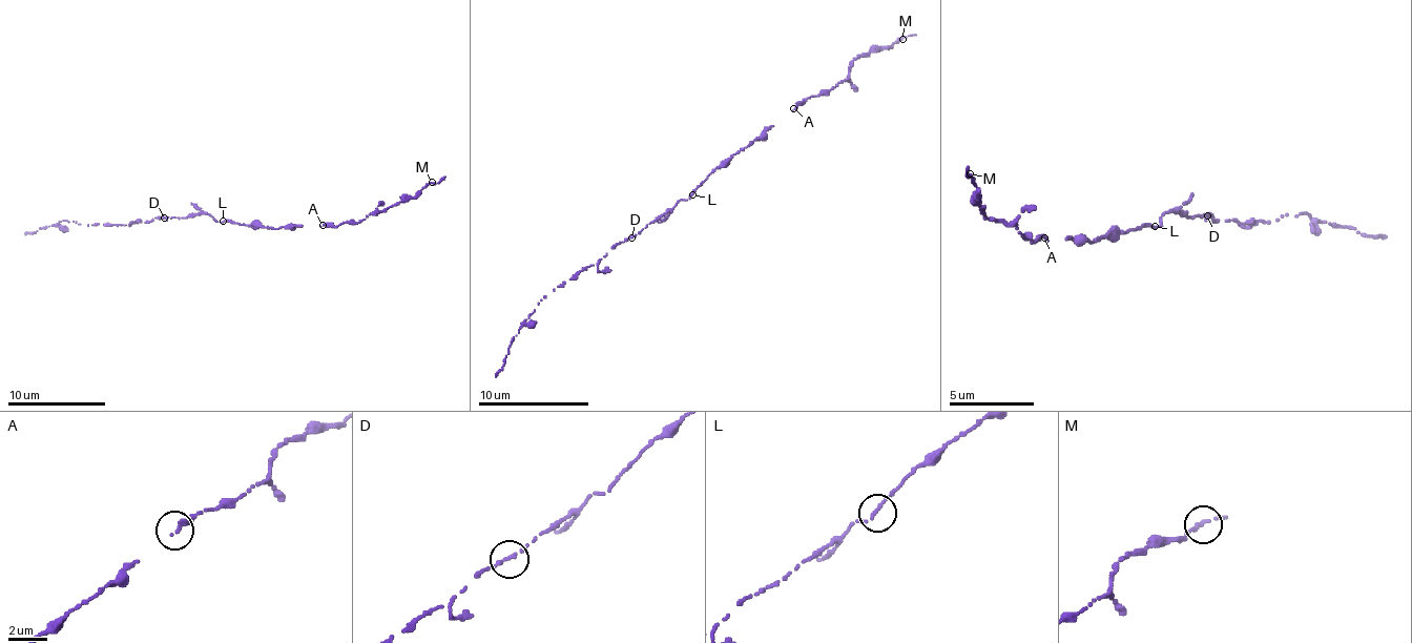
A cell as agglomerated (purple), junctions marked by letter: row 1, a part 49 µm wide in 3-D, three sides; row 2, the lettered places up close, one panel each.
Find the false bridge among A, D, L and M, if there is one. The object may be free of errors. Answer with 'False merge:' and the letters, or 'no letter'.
False merge: no letter

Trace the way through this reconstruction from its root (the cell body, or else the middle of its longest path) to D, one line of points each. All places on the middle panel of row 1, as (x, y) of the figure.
D: (692, 192), (687, 201), (682, 200), (657, 216), (632, 236)

